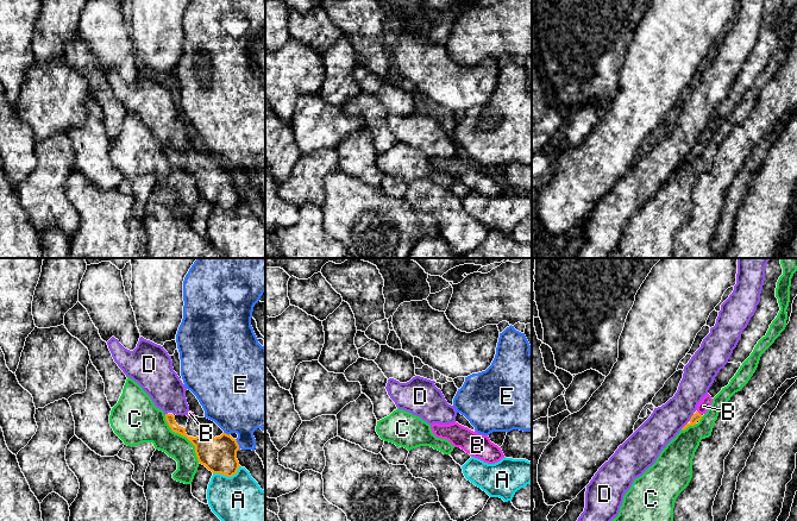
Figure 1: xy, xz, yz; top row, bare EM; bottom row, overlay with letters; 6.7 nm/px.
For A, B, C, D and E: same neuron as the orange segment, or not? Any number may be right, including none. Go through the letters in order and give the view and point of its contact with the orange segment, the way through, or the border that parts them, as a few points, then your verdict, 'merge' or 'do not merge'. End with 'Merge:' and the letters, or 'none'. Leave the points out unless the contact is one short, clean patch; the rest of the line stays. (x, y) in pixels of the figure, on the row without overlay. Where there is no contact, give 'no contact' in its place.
A: contact xy (227, 209); do not merge
B: contact yz (698, 146); merge
C: contact xy (183, 169); do not merge
D: contact yz (691, 151); do not merge
E: contact xy (237, 177); do not merge
Merge: B

